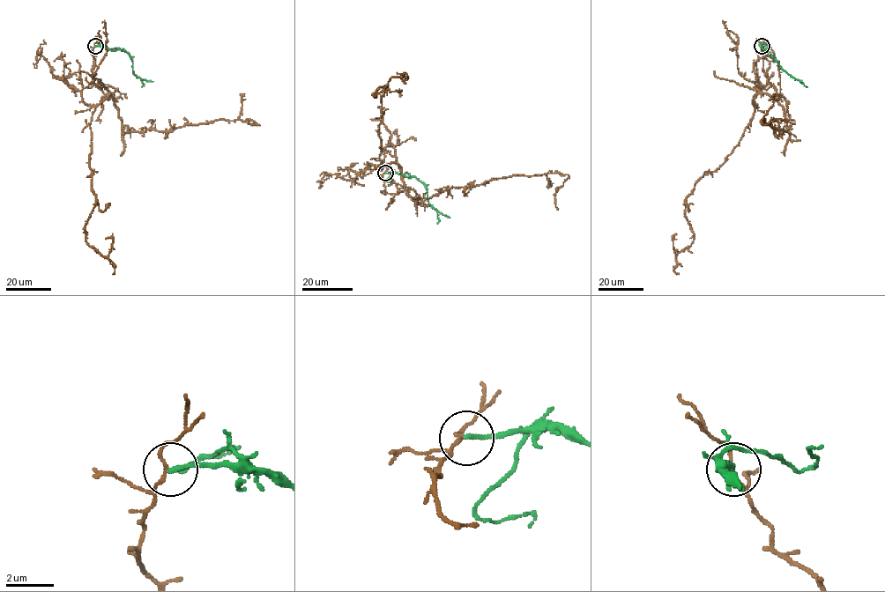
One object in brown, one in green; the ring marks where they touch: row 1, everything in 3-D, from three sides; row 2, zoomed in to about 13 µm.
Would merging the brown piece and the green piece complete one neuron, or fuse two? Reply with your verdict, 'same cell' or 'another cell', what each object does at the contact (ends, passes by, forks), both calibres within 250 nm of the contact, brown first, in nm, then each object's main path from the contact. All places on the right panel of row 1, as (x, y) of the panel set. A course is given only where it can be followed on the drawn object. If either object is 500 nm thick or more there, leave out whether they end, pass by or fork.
another cell | brown passes by | green ends | 110/180 nm | brown via (762, 46), (777, 62), (780, 95), (754, 99), (739, 143), (687, 196), (694, 241), (676, 257), (672, 240) | green via (762, 46), (780, 67), (806, 87)

